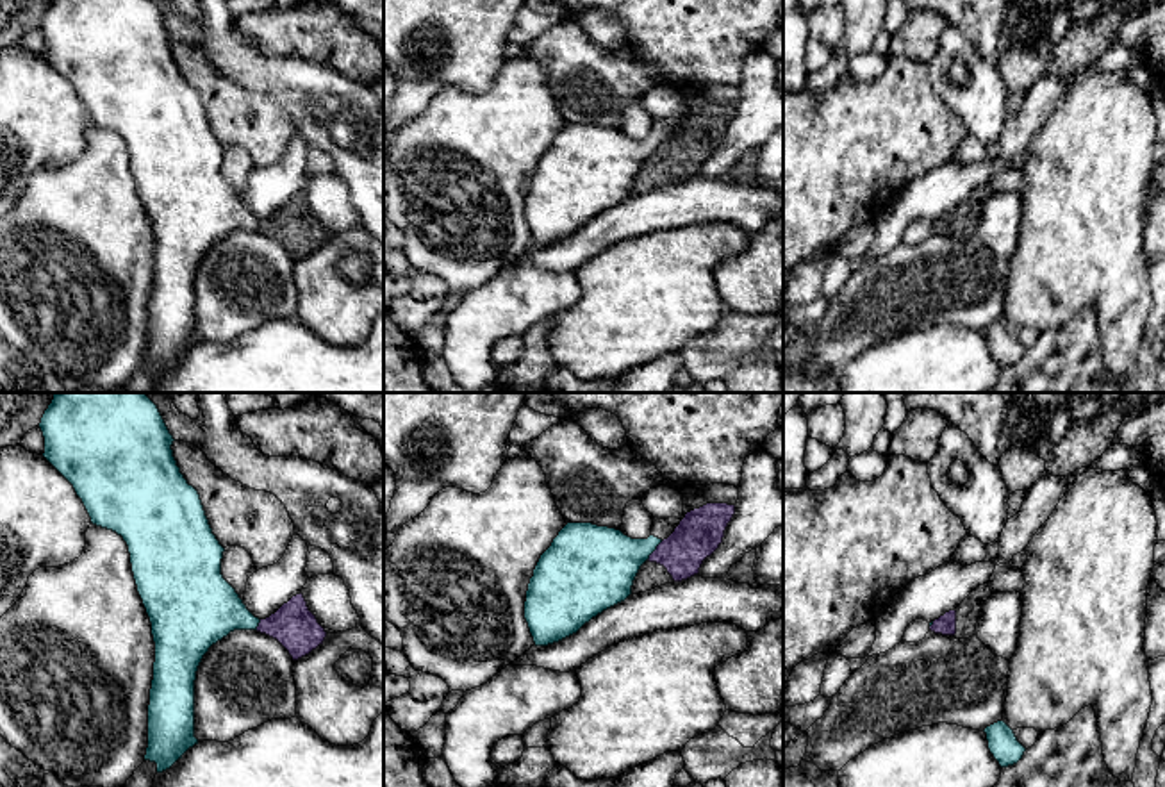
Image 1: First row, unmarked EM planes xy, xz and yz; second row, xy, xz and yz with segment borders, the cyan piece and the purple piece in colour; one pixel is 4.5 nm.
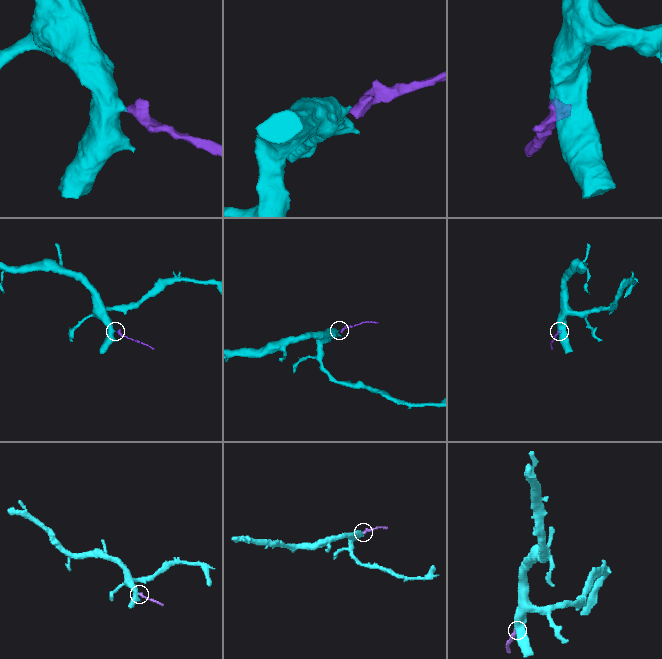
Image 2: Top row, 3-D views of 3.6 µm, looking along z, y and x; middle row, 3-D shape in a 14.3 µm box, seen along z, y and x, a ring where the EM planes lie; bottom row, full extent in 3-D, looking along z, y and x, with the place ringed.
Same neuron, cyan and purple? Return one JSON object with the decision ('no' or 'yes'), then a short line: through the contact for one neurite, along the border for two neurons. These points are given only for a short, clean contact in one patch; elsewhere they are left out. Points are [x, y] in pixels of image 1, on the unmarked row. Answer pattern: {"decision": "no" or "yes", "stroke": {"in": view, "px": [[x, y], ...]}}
{"decision": "no", "stroke": {"in": "xz", "px": [[662, 141], [646, 159]]}}

